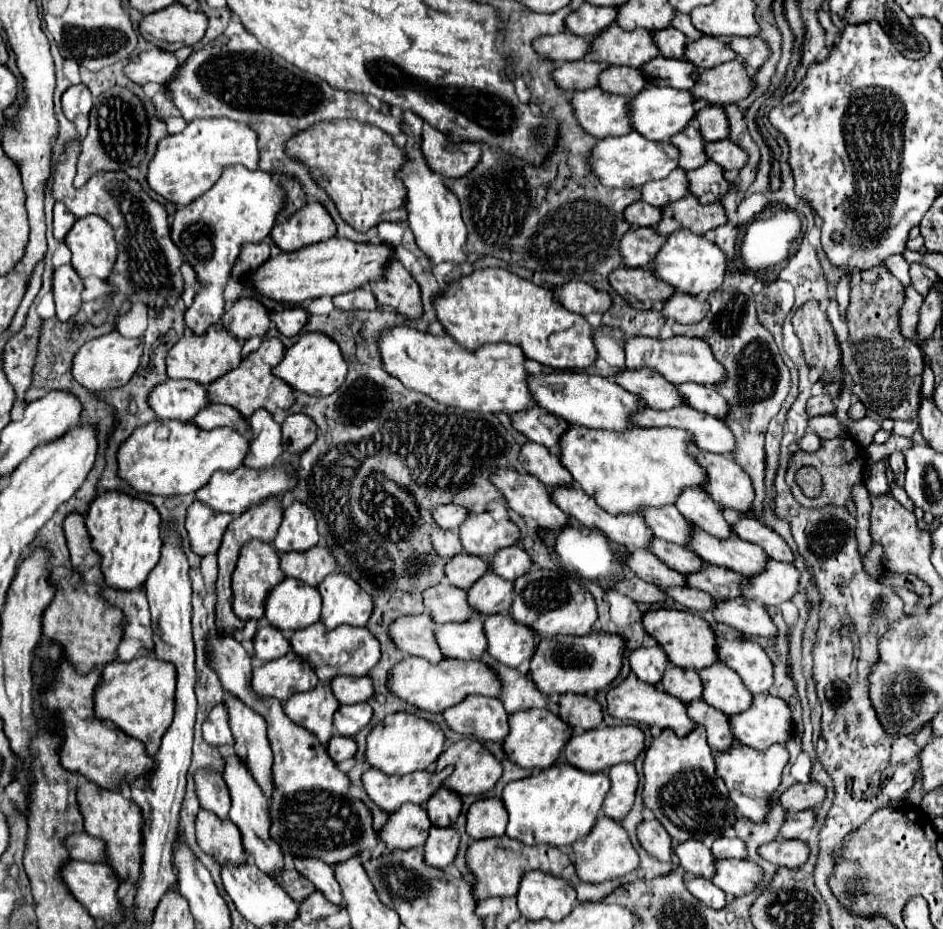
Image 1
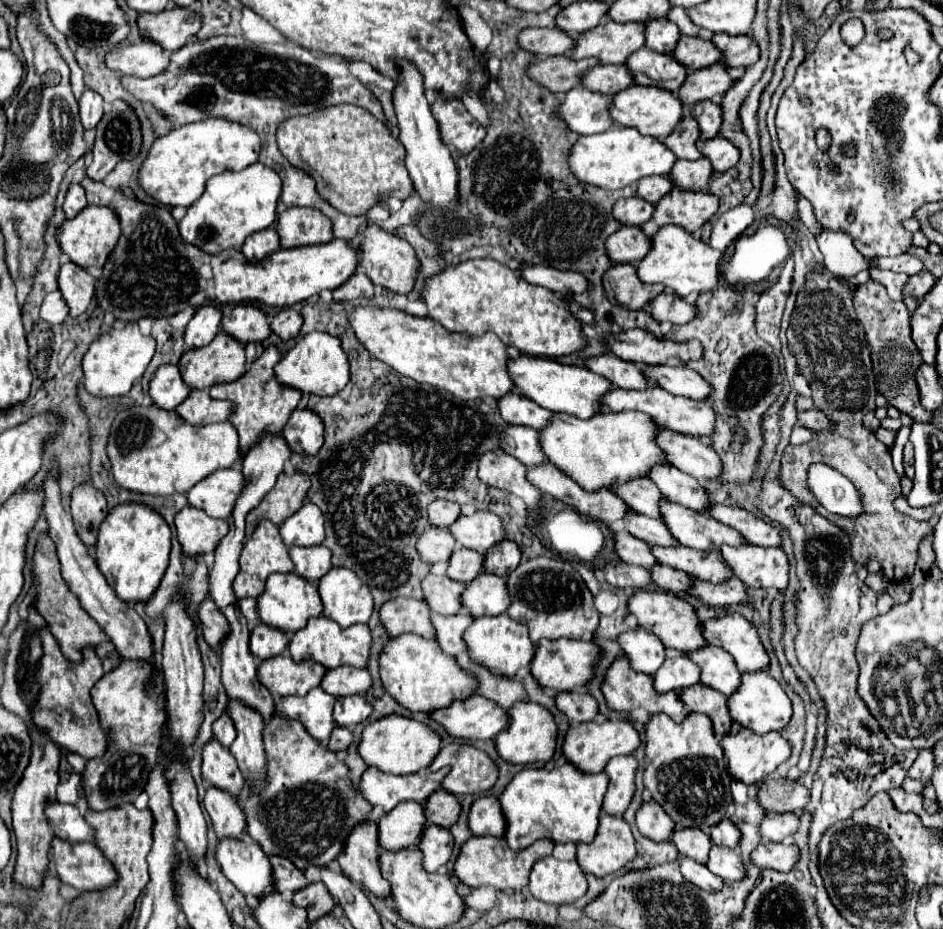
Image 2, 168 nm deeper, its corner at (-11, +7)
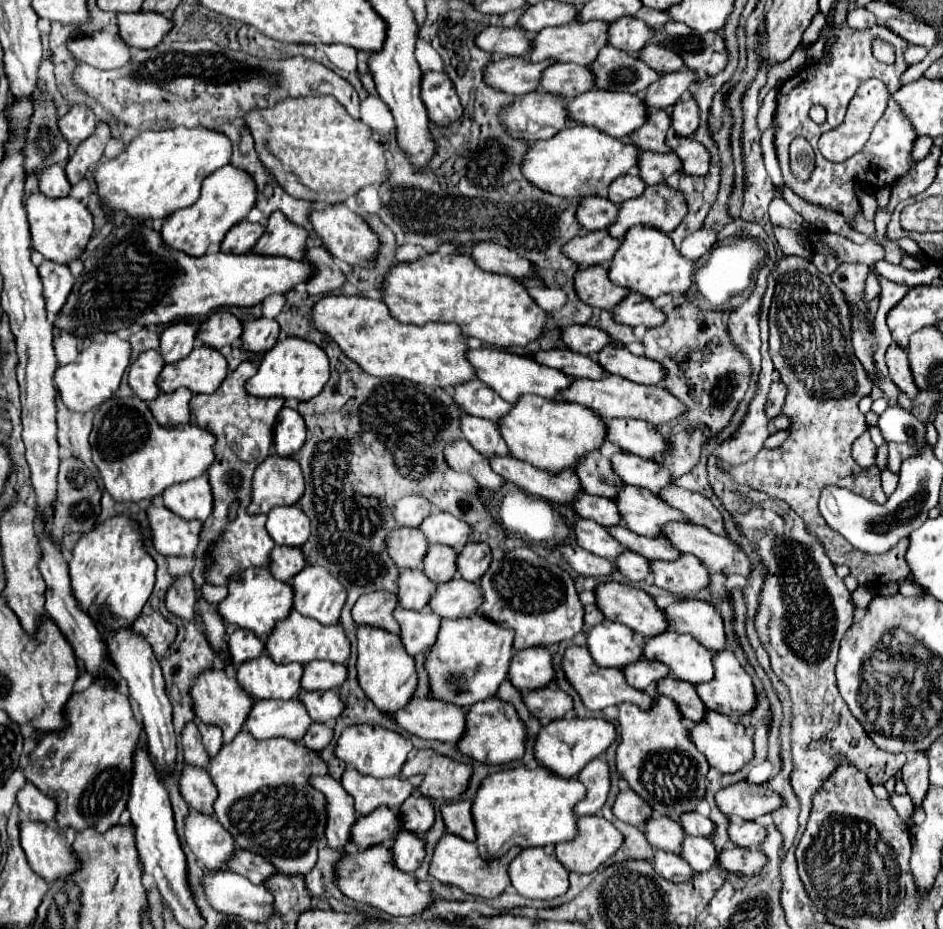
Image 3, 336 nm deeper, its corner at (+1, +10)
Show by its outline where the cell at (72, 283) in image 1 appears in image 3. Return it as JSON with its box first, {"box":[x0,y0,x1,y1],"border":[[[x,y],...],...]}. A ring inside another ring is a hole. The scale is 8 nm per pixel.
{"box":[39,261,73,313],"border":[[[43,261],[39,267],[41,281],[45,285],[45,303],[49,313],[59,313],[67,301],[67,295],[73,287],[73,275],[67,265],[59,265],[53,261]]]}

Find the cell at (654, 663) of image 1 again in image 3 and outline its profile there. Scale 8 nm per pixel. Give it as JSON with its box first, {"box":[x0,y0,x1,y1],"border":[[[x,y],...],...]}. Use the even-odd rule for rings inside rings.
{"box":[587,621,641,667],"border":[[[603,621],[587,633],[587,649],[599,667],[625,667],[641,659],[641,645],[623,623]]]}

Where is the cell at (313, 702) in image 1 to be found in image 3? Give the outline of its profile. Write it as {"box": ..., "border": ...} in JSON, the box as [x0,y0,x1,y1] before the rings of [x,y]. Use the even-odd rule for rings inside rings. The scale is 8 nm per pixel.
{"box":[245,699,311,739],"border":[[[261,699],[253,703],[245,729],[255,739],[271,739],[271,737],[287,737],[301,739],[311,725],[307,711],[301,701],[277,701],[277,699]]]}

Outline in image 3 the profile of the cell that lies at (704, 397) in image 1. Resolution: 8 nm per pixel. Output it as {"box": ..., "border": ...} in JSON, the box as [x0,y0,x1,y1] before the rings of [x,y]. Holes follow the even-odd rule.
{"box":[595,345,665,385],"border":[[[607,345],[595,355],[595,361],[609,375],[619,375],[619,377],[625,377],[625,379],[629,379],[633,383],[657,385],[657,383],[661,383],[665,379],[665,369],[663,369],[661,363],[653,363],[647,357],[633,355],[625,347]]]}

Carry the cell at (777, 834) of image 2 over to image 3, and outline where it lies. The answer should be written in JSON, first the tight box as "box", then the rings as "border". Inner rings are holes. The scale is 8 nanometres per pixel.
{"box":[727,821,765,851],"border":[[[745,821],[741,825],[731,823],[729,829],[727,829],[727,835],[729,835],[729,841],[733,845],[753,851],[765,839],[765,829],[761,825],[757,825],[757,823],[753,823],[753,821]]]}

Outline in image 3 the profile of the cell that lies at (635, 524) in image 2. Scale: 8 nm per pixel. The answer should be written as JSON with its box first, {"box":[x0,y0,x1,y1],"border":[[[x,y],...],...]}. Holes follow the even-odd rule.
{"box":[571,493,621,527],"border":[[[583,493],[583,495],[579,495],[579,499],[575,499],[575,503],[571,507],[579,517],[593,519],[595,523],[601,523],[603,527],[621,523],[621,515],[619,515],[615,503],[611,499],[603,499],[599,495]]]}

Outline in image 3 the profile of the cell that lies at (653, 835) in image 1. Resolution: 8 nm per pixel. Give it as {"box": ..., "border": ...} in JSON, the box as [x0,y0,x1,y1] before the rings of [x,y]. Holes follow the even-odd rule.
{"box":[613,789,651,827],"border":[[[625,789],[625,791],[619,791],[619,795],[615,799],[613,815],[625,823],[643,827],[645,819],[649,819],[649,815],[651,815],[651,807],[639,795],[635,795],[633,789]]]}

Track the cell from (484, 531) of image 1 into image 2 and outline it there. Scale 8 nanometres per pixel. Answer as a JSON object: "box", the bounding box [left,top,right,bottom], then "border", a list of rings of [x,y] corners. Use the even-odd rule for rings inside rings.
{"box":[449,510,507,554],"border":[[[479,510],[473,516],[461,516],[453,526],[449,526],[457,544],[485,554],[491,546],[507,538],[503,520],[487,510]]]}

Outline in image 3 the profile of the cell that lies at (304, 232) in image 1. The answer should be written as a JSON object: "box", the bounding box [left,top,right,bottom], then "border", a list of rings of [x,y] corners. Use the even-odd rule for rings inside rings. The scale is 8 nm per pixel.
{"box":[255,211,307,259],"border":[[[275,211],[269,217],[269,233],[265,231],[261,239],[255,243],[255,255],[269,255],[269,257],[289,257],[289,259],[303,259],[305,253],[307,231],[295,223],[291,223],[283,213]]]}

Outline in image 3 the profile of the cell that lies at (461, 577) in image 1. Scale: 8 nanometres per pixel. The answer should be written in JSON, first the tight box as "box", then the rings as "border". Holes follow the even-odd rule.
{"box":[423,545,457,583],"border":[[[429,545],[429,551],[423,559],[423,571],[435,583],[451,581],[451,577],[455,577],[455,573],[457,573],[455,559],[457,559],[457,555],[455,555],[453,547]]]}

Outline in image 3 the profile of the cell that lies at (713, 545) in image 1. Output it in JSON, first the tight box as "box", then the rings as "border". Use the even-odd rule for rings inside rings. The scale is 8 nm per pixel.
{"box":[615,485,685,537],"border":[[[623,485],[615,503],[619,507],[619,515],[623,515],[623,523],[645,537],[661,535],[661,527],[671,521],[685,521],[681,511],[669,507],[663,499],[641,487]]]}

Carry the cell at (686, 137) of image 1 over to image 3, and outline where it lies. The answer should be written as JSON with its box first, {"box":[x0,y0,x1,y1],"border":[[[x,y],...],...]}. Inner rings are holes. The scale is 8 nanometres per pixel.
{"box":[629,109,671,153],"border":[[[649,109],[647,123],[629,135],[629,141],[639,147],[641,151],[655,151],[655,153],[669,153],[671,149],[665,145],[667,129],[671,127],[671,117],[663,109]]]}

